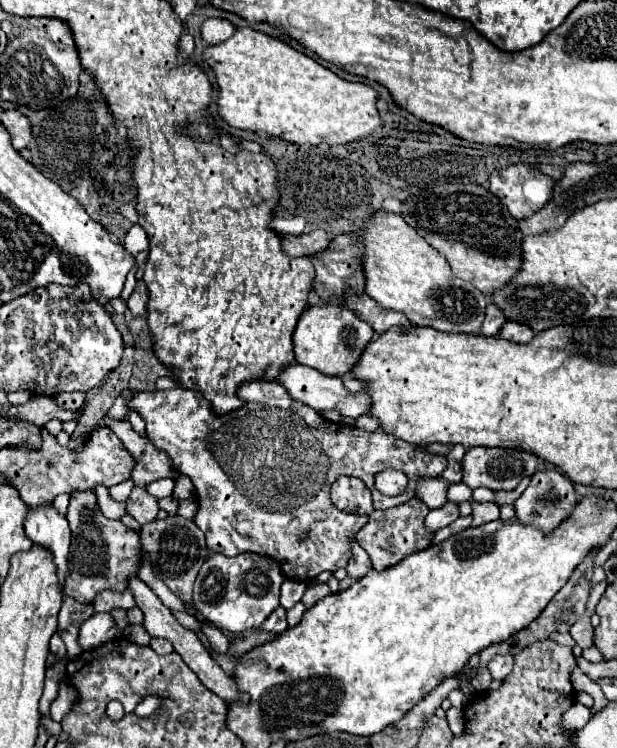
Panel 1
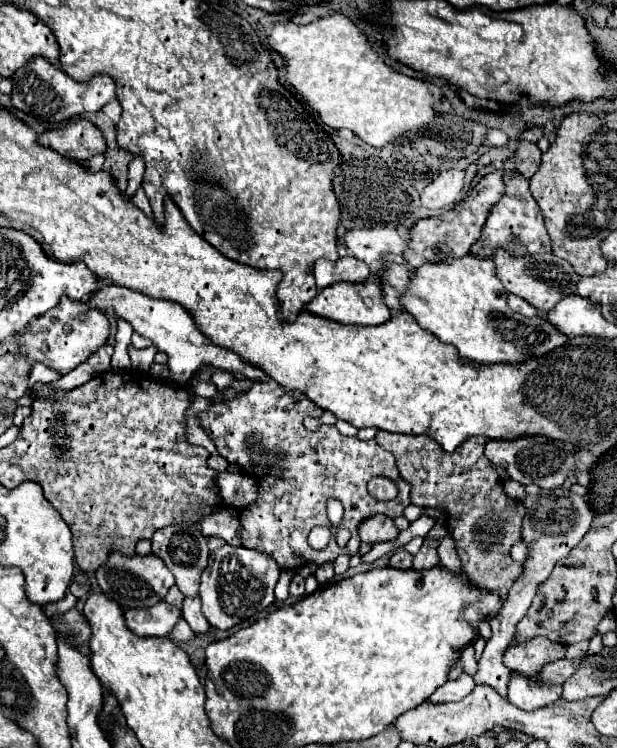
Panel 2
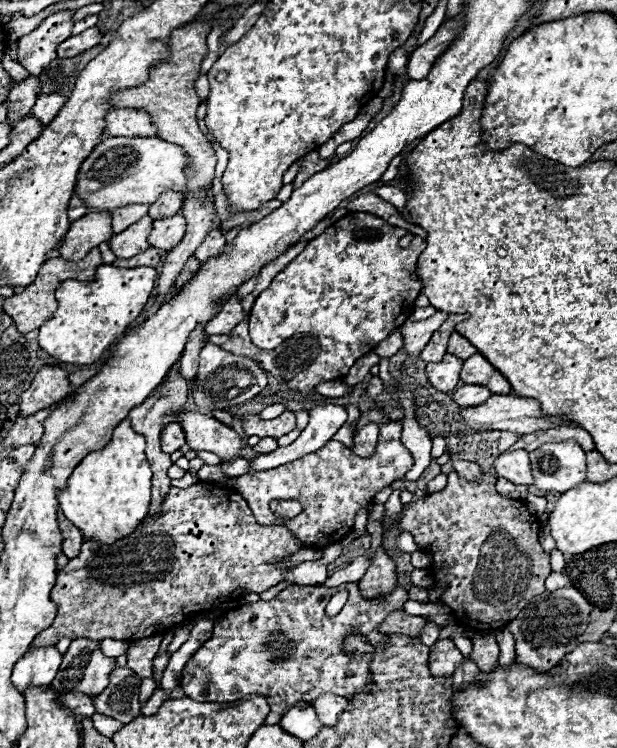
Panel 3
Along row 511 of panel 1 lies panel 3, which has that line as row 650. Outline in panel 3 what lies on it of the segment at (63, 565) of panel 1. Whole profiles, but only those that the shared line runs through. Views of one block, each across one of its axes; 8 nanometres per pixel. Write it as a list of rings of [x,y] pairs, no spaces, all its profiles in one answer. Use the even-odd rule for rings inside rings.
[[[30,648],[12,670],[12,684],[18,692],[26,688],[48,688],[60,668],[62,654],[56,648]]]

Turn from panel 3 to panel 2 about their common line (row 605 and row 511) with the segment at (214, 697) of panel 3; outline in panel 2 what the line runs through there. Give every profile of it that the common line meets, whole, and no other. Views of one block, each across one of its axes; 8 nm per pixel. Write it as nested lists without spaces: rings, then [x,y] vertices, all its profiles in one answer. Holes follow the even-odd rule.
[[[266,378],[262,382],[256,382],[250,390],[246,390],[240,398],[234,398],[230,402],[218,402],[212,410],[200,414],[202,418],[202,426],[212,434],[212,438],[216,440],[218,452],[220,456],[224,456],[228,462],[236,462],[242,466],[244,474],[250,476],[260,476],[260,498],[256,504],[248,506],[242,514],[240,514],[240,522],[244,526],[242,532],[242,544],[246,548],[254,548],[260,552],[266,552],[270,556],[274,556],[274,560],[278,562],[280,568],[300,568],[308,562],[316,562],[316,564],[324,564],[324,562],[334,562],[334,558],[338,554],[350,554],[354,556],[358,552],[360,546],[360,538],[358,538],[358,524],[374,514],[386,514],[386,516],[402,516],[406,506],[410,506],[410,484],[400,476],[396,464],[394,464],[394,456],[390,452],[386,452],[376,440],[358,440],[356,436],[342,436],[338,432],[336,426],[318,426],[316,432],[306,430],[304,428],[304,418],[312,418],[312,416],[322,416],[322,410],[308,400],[304,394],[300,392],[286,392],[278,382]],[[372,476],[388,476],[394,482],[398,482],[400,486],[400,496],[392,502],[380,502],[376,498],[372,498],[366,490],[366,482]],[[330,498],[336,498],[342,502],[344,506],[344,520],[342,520],[342,528],[352,532],[352,538],[348,540],[344,550],[338,550],[336,544],[336,532],[332,532],[332,540],[324,550],[312,550],[310,544],[306,542],[310,530],[318,524],[328,524],[328,514],[326,514],[326,502]]]

